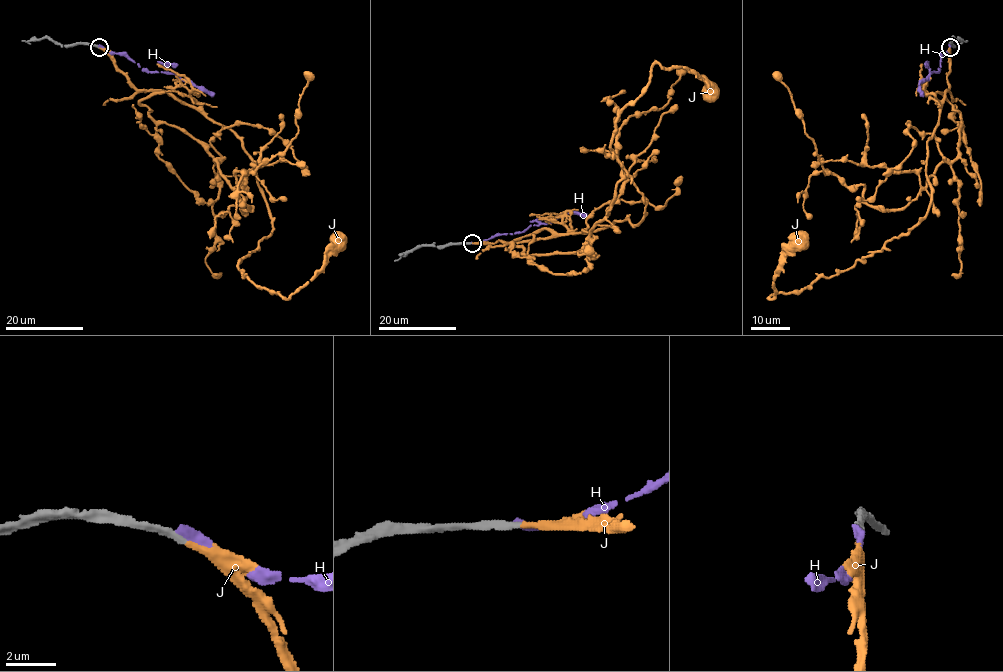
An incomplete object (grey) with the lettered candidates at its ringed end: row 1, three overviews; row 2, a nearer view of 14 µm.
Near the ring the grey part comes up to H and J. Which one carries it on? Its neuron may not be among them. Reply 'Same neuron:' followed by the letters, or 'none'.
Same neuron: J

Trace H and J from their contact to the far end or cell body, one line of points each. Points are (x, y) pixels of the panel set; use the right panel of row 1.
H: (949, 46), (946, 54), (941, 56), (939, 70), (931, 71), (920, 84), (922, 95)
J: (949, 47), (948, 90), (927, 141), (927, 213), (907, 233), (845, 270), (770, 297), (781, 252), (795, 239)

